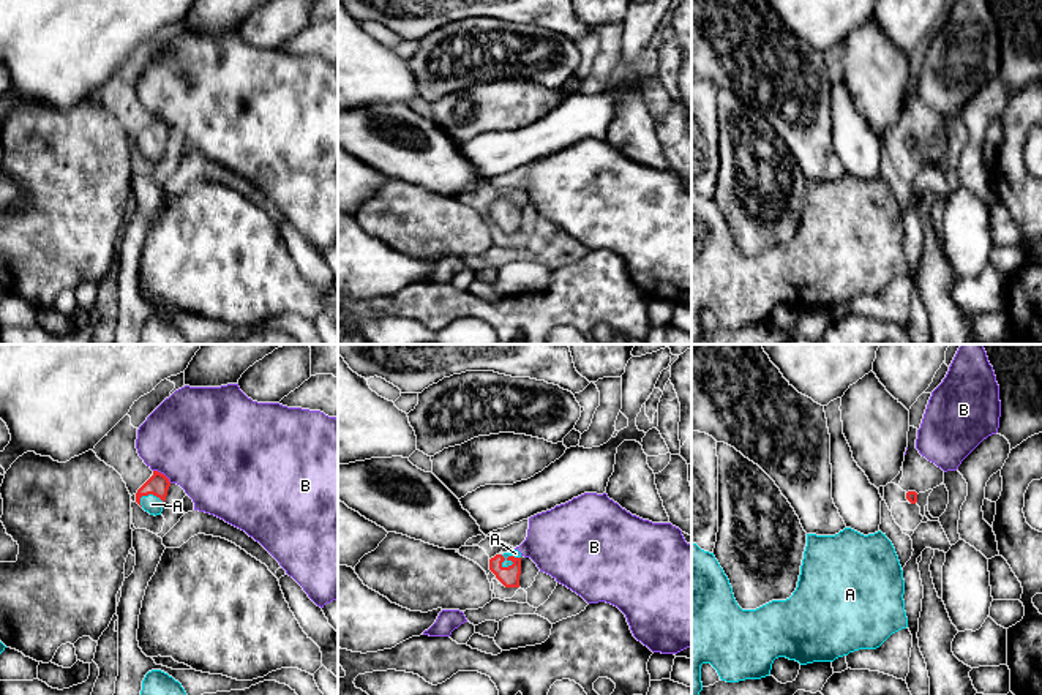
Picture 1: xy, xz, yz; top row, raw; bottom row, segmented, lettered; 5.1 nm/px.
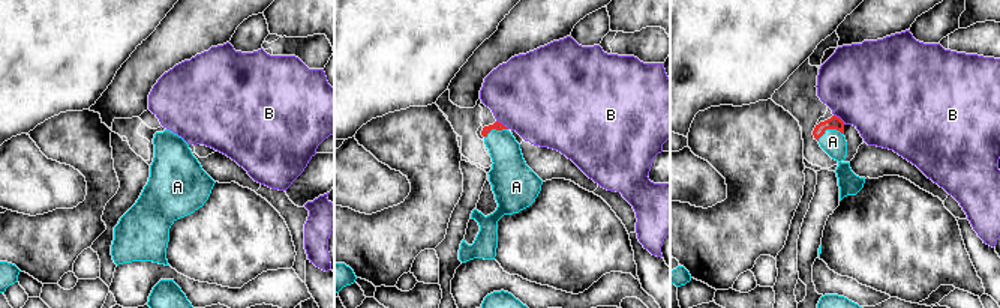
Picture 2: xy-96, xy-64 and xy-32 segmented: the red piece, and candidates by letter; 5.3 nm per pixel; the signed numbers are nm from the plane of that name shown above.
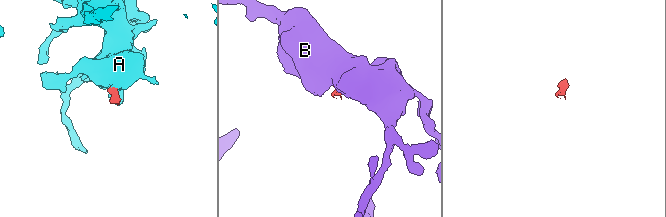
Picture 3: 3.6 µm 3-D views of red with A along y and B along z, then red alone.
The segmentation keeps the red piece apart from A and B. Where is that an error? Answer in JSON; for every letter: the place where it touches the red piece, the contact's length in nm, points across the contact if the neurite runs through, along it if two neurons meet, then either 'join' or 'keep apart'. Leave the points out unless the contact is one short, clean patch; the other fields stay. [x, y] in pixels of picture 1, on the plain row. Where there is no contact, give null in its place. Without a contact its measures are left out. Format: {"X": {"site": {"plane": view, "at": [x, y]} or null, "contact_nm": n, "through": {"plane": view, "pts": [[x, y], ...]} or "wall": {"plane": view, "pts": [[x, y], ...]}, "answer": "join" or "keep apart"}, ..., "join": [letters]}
{"A": {"site": {"plane": "xz", "at": [509, 202]}, "contact_nm": 120, "through": {"plane": "xz", "pts": [[509, 223], [509, 202], [515, 199]]}, "answer": "join"}, "B": {"site": {"plane": "xy", "at": [163, 120]}, "contact_nm": 120, "wall": {"plane": "xy", "pts": [[153, 116], [160, 117], [171, 128]]}, "answer": "keep apart"}, "join": ["A"]}

